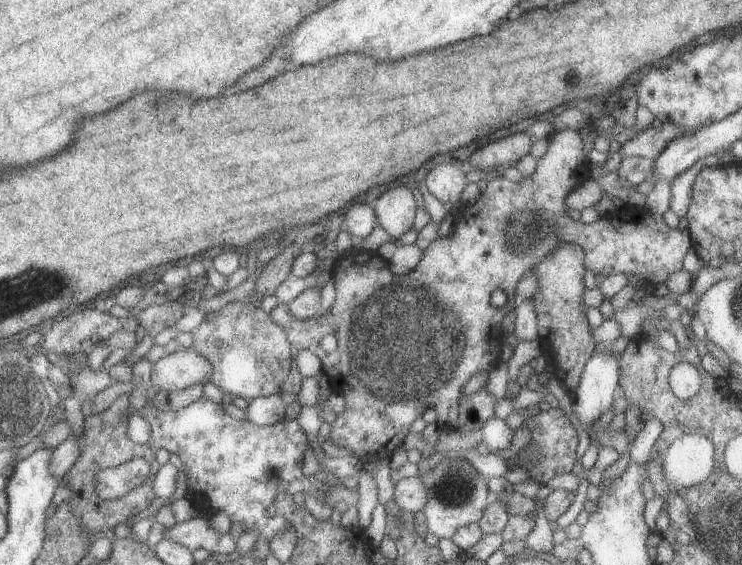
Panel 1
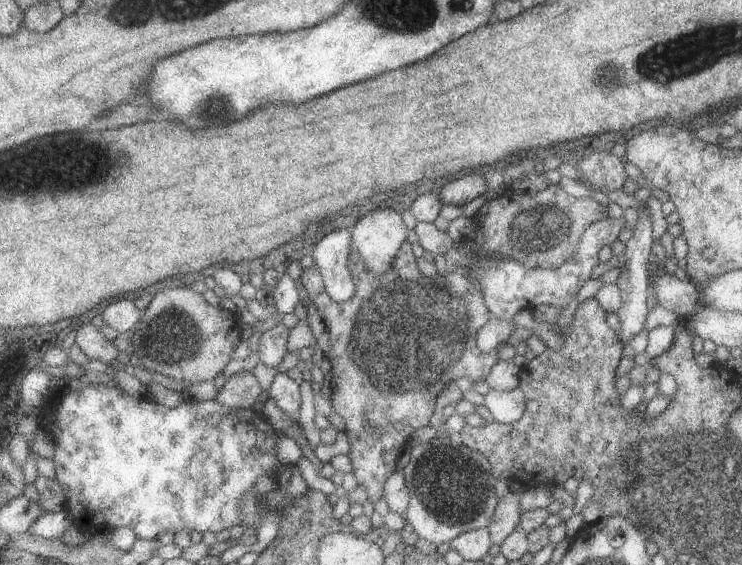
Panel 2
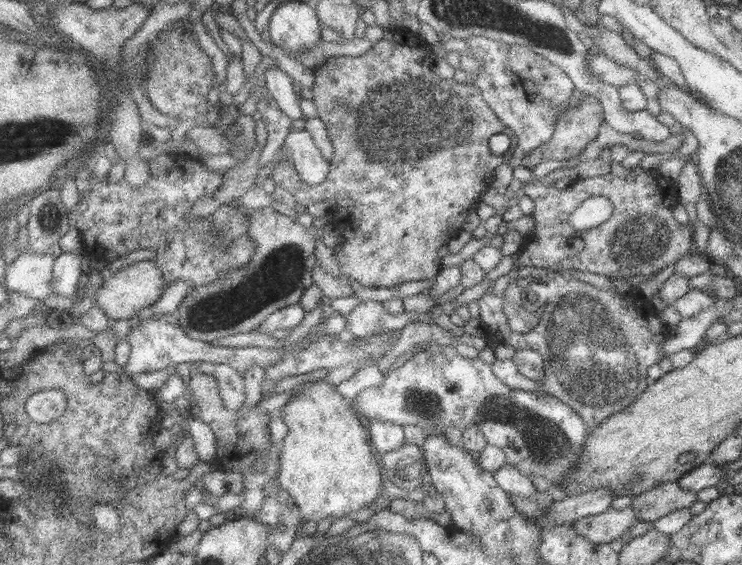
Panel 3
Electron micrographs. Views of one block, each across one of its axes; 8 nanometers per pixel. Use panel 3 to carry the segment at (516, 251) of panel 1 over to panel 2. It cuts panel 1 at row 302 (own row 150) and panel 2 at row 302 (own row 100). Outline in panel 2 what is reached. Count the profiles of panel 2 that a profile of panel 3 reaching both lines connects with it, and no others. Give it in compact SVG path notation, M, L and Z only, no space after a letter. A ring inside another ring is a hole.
M406 240L386 276L377 275L369 269L364 255L354 248L351 269L359 289L352 300L343 303L327 291L327 284L322 282L323 274L317 264L304 274L305 286L312 292L310 297L317 304L331 336L333 349L330 360L333 382L336 384L332 397L337 412L346 420L346 429L351 436L353 449L350 455L355 464L355 476L366 488L369 500L373 503L385 496L388 477L396 474L396 470L402 471L400 458L408 454L408 449L412 450L412 438L416 438L416 430L423 426L435 426L438 422L434 404L444 386L448 386L450 380L456 381L463 376L468 376L473 383L486 380L491 368L500 361L497 354L485 355L476 345L477 330L490 320L491 314L485 305L482 289L476 283L473 284L467 270L464 267L449 267L444 274L438 273L430 278L422 274L418 260L420 257L414 252L414 244ZM378 340L388 342L386 352L384 348L382 352L376 352L376 348L380 348L376 346Z

